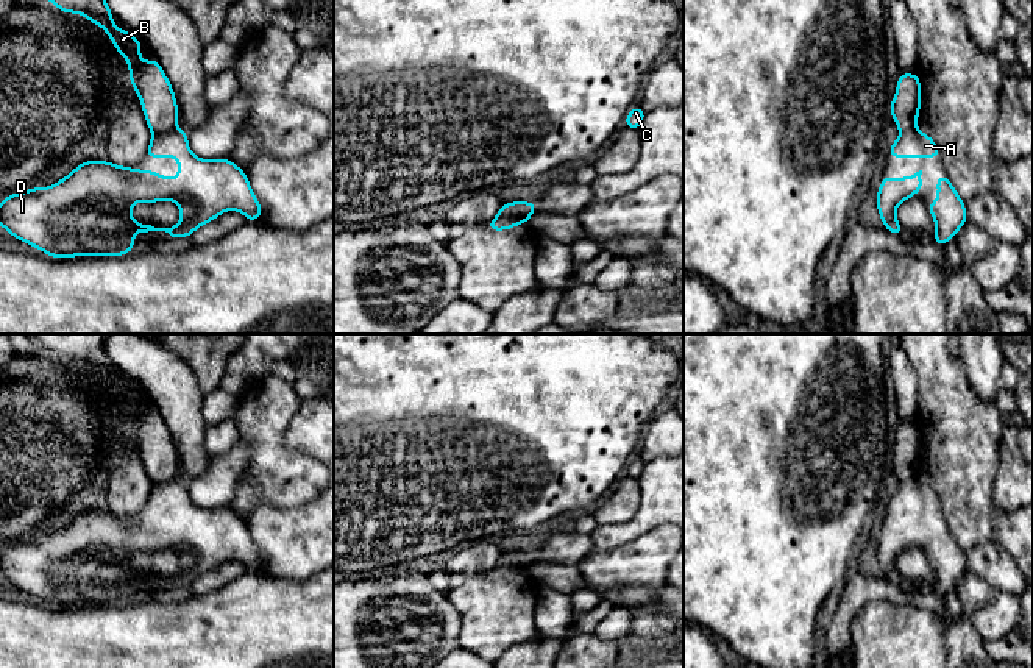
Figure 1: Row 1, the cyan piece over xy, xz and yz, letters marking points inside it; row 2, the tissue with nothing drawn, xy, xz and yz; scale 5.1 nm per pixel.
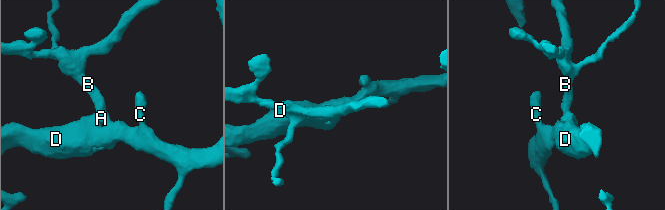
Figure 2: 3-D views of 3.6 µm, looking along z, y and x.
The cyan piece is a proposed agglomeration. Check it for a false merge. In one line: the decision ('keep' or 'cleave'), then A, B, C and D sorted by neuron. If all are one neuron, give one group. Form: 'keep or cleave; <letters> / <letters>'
cleave; A C D / B

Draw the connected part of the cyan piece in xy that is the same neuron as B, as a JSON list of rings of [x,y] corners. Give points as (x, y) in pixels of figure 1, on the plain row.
[[[31,334],[36,345],[55,353],[59,362],[83,364],[105,379],[114,398],[126,409],[130,432],[151,482],[175,479],[178,453],[173,437],[158,409],[140,410],[142,392],[112,371],[112,361],[105,351],[106,337],[108,334]]]

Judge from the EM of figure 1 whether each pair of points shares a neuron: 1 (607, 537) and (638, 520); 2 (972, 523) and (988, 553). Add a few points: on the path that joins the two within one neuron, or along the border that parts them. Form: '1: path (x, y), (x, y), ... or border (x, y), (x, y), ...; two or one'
1: path (615, 536), (631, 528); one
2: border (965, 550), (983, 542), (996, 542), (1015, 561); two

